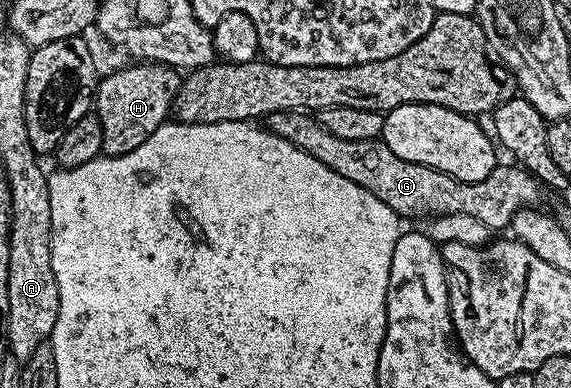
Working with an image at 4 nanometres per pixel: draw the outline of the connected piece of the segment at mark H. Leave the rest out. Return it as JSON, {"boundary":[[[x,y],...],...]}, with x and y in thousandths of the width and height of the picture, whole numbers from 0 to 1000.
{"boundary":[[[226,162],[221,178],[205,178],[175,201],[170,211],[166,253],[166,289],[173,317],[180,327],[179,397],[187,405],[222,399],[222,389],[236,389],[250,358],[257,358],[280,325],[298,309],[303,258],[317,222],[319,191],[301,168],[277,168],[273,162]]]}

